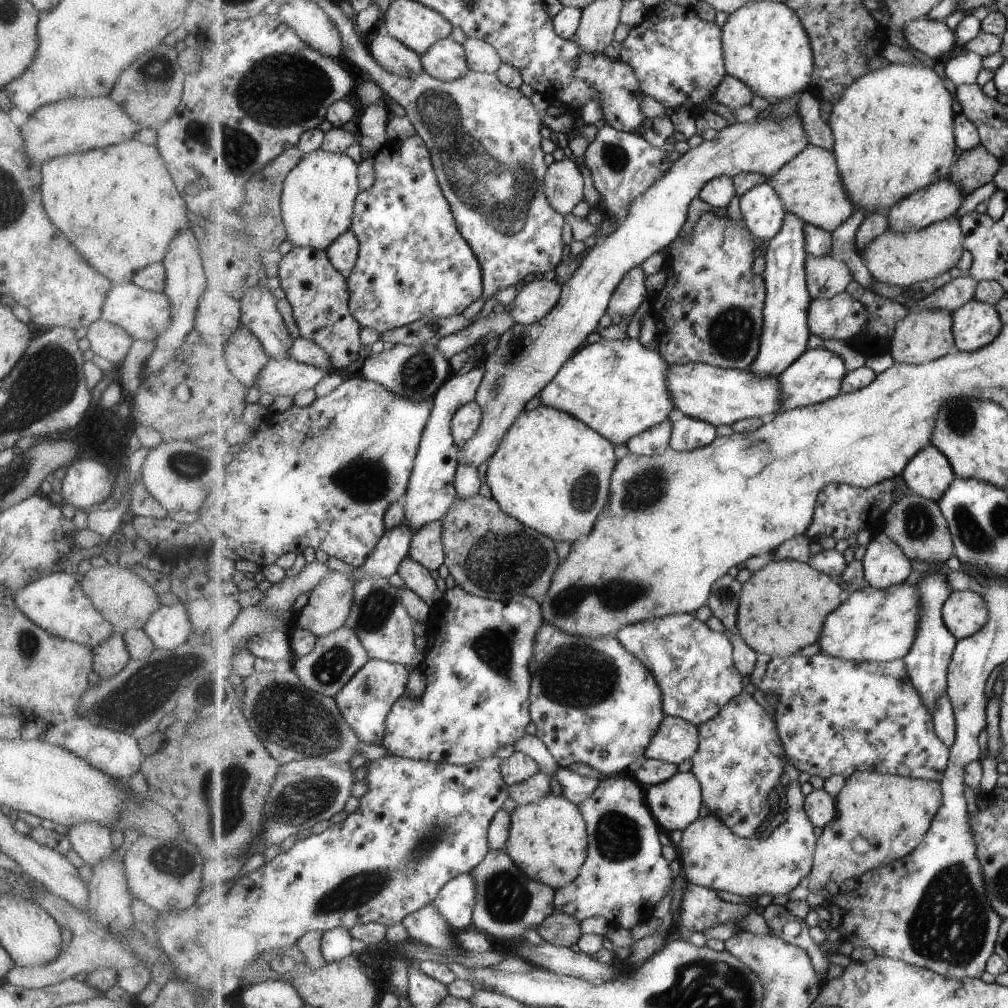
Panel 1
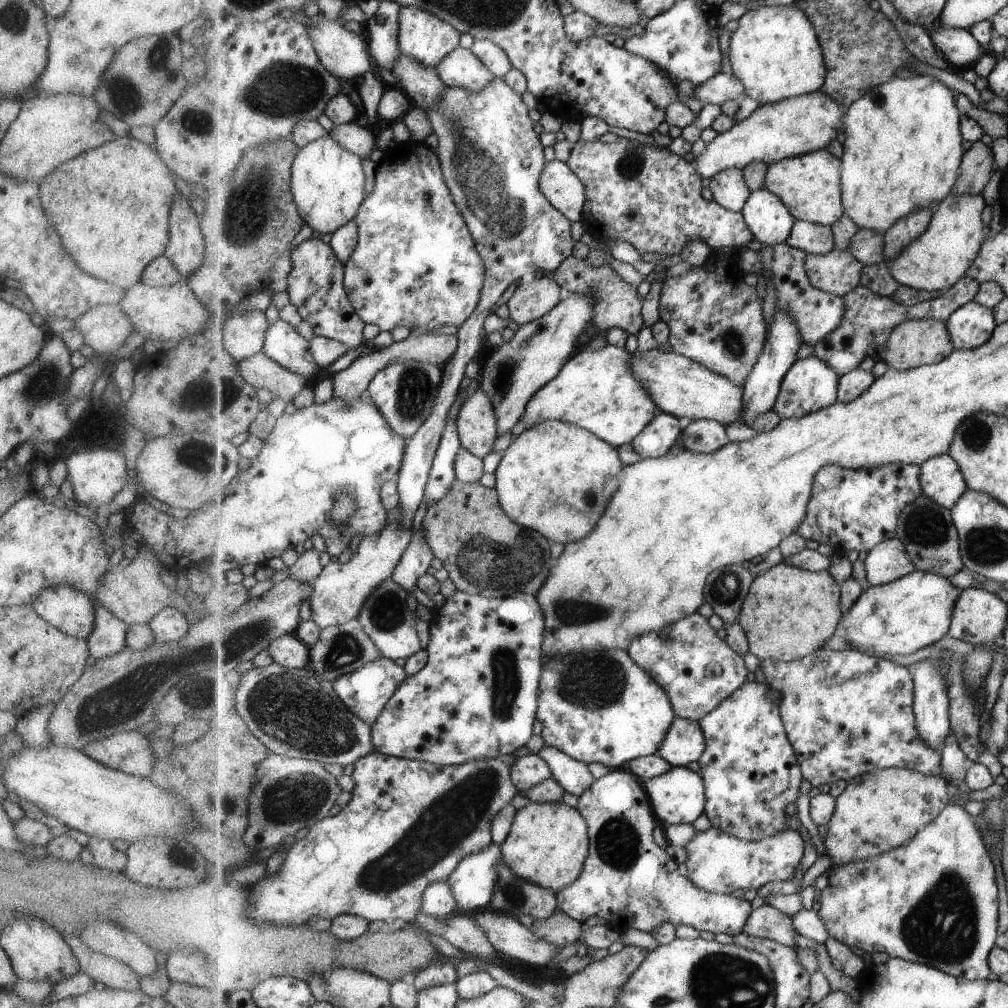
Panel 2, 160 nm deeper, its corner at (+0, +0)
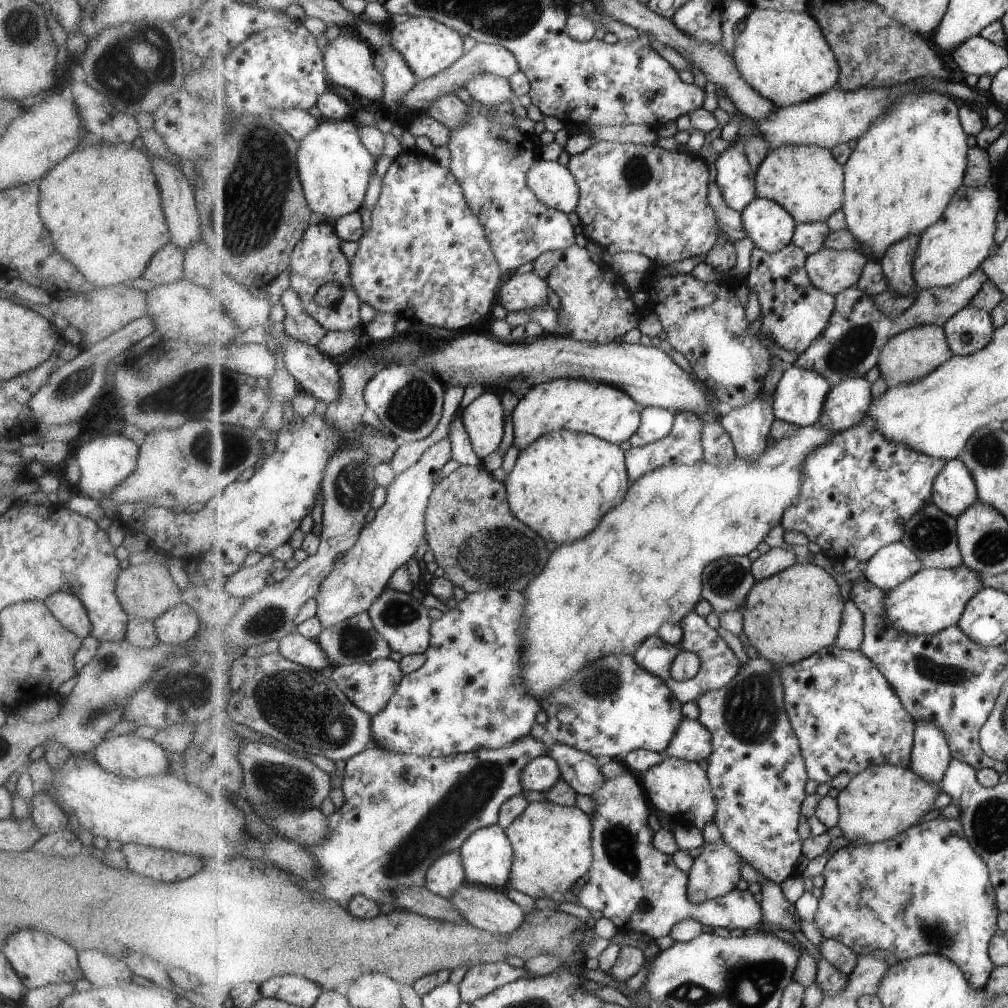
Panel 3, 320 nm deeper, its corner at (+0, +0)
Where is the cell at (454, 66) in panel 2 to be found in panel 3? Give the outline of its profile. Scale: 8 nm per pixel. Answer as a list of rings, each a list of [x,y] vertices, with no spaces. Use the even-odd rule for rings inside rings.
[[[479,75],[468,83],[468,92],[475,101],[486,105],[500,105],[515,98],[508,78],[497,75]]]

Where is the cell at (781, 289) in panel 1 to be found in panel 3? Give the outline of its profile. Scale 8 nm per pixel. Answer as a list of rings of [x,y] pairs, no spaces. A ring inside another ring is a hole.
[[[755,397],[747,406],[732,409],[721,418],[721,424],[732,436],[739,457],[757,461],[771,446],[767,436],[776,422],[773,397],[761,400]]]

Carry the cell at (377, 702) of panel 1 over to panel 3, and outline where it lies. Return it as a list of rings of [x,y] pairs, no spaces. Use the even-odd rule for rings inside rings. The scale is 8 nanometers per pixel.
[[[391,658],[379,659],[370,663],[353,663],[348,665],[339,665],[331,668],[331,678],[337,683],[343,692],[365,712],[371,716],[380,713],[389,704],[389,701],[396,694],[404,679],[400,662]]]

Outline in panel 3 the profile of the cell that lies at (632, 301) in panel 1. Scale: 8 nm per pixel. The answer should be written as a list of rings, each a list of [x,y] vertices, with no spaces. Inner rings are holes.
[[[574,244],[563,251],[547,251],[533,264],[533,270],[549,283],[559,298],[558,323],[568,331],[567,336],[580,341],[608,343],[639,328],[642,318],[634,317],[639,308],[633,302],[633,292],[626,287],[624,277],[604,262],[593,262],[585,247]]]

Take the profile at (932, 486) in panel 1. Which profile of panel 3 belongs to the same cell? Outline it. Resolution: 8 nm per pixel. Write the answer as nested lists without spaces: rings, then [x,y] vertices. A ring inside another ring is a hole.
[[[959,458],[947,463],[935,479],[932,499],[943,512],[957,519],[980,500],[976,480],[964,461]]]

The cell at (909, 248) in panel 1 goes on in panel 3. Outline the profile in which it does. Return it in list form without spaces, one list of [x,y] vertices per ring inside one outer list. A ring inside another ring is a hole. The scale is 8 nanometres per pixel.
[[[961,185],[941,220],[921,235],[914,262],[914,277],[919,288],[924,291],[953,286],[981,267],[995,244],[997,227],[1005,222],[999,210],[1002,209],[998,185],[979,188]]]

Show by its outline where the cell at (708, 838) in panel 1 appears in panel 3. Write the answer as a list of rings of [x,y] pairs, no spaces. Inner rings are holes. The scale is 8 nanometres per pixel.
[[[725,840],[706,842],[689,871],[688,895],[698,903],[725,896],[737,888],[745,863],[746,859]]]

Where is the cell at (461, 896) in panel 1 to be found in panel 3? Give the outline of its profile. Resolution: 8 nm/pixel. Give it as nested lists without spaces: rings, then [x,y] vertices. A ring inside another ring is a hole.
[[[499,823],[476,830],[465,841],[461,852],[462,861],[466,868],[467,883],[501,890],[509,886],[514,863],[514,848],[508,832]]]

